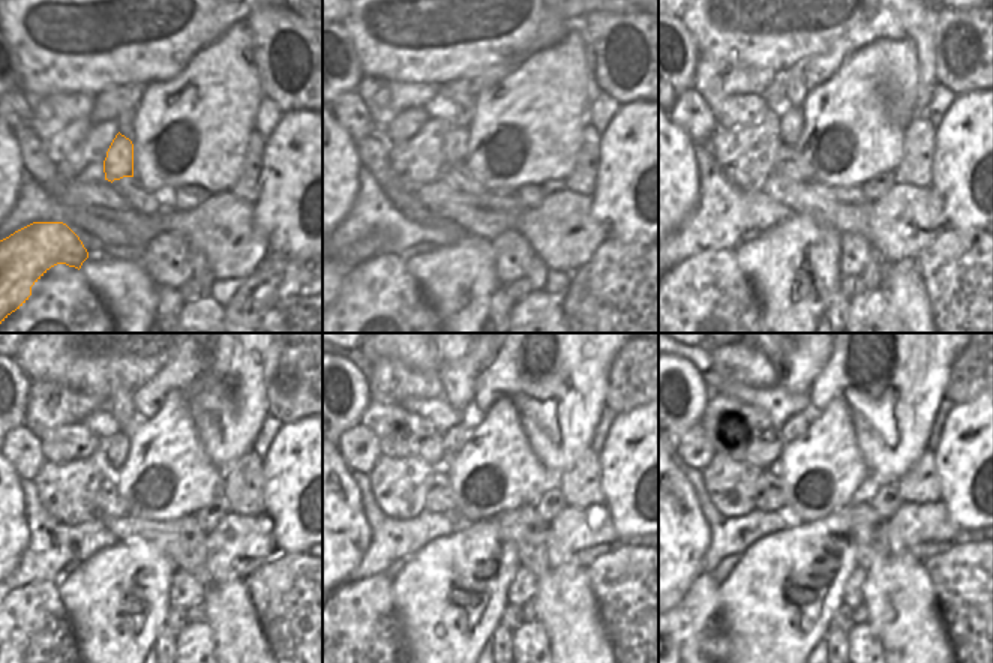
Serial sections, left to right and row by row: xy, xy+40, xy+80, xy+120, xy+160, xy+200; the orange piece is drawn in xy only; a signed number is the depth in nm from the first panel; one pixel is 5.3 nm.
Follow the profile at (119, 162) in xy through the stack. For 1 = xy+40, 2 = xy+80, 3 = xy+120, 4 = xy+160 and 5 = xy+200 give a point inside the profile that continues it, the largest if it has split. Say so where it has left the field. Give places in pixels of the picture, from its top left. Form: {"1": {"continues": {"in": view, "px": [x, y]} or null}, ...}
{"1": {"continues": {"in": "xy+40", "px": [455, 147]}}, "2": {"continues": {"in": "xy+80", "px": [791, 120]}}, "3": {"continues": {"in": "xy+120", "px": [116, 447]}}, "4": {"continues": {"in": "xy+160", "px": [453, 440]}}, "5": {"continues": {"in": "xy+200", "px": [795, 426]}}}

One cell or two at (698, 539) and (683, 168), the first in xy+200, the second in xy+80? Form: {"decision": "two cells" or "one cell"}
{"decision": "one cell"}

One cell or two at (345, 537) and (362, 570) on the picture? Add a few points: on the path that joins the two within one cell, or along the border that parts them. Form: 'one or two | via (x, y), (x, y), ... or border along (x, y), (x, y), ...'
two | border along (371, 531), (371, 543), (350, 579)

